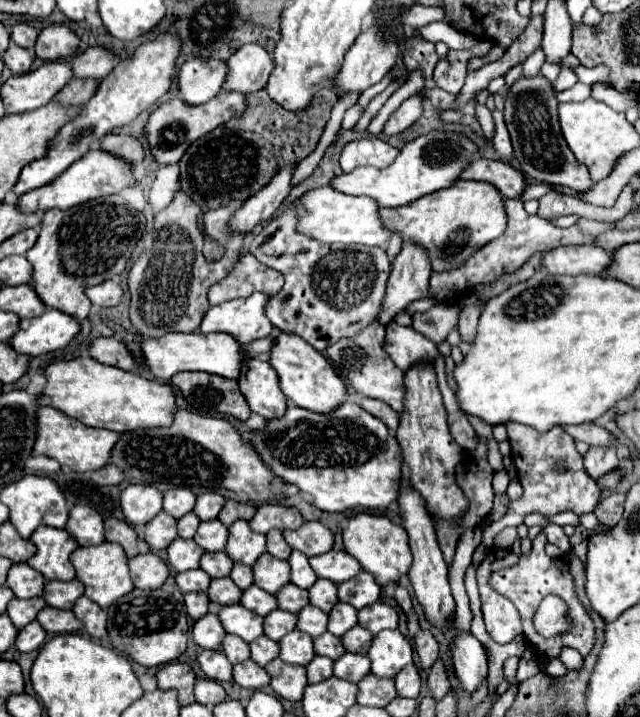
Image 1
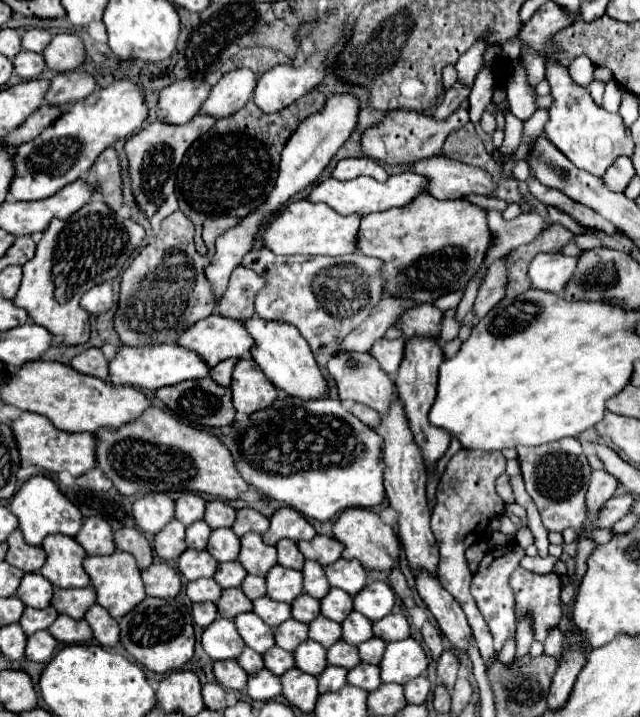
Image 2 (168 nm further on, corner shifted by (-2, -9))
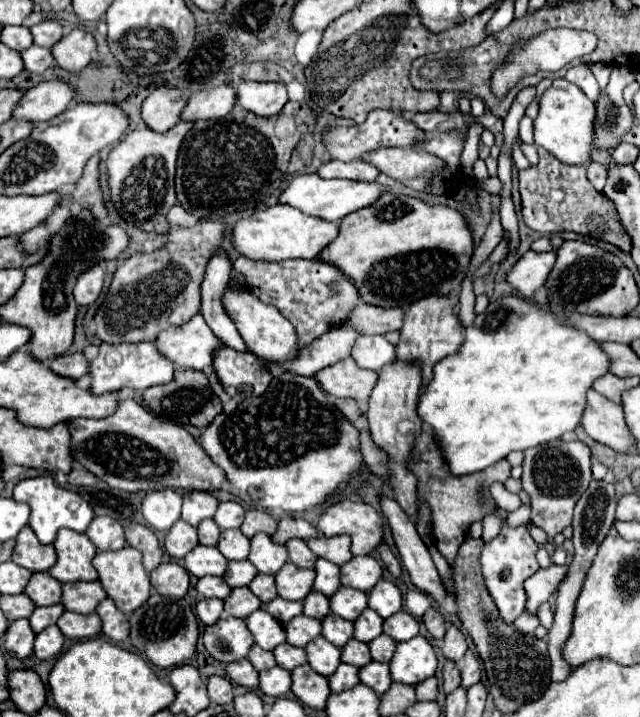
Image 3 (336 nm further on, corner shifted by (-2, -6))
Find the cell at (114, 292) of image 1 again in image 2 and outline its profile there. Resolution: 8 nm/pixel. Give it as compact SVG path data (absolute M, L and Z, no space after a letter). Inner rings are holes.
M100 283L92 289L88 289L82 299L80 299L82 309L86 309L92 315L100 315L104 311L108 311L114 305L114 297L112 297L112 285L110 283Z

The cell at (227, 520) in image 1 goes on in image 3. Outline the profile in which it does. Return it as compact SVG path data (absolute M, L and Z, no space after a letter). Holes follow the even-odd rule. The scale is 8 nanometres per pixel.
M248 510L246 516L244 516L244 522L240 526L242 534L252 538L254 534L258 532L264 532L264 534L274 534L276 530L276 520L264 512L264 510Z

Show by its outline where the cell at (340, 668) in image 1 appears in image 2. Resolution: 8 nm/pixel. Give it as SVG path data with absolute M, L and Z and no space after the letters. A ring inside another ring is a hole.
M360 663L348 671L348 683L366 691L376 691L382 685L380 667L370 663Z

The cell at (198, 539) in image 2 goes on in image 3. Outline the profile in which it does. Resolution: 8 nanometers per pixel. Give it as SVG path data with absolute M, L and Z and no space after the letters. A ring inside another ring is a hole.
M214 520L200 522L200 526L198 526L198 540L200 540L200 544L204 544L204 546L216 546L218 536L220 536L220 528L216 526Z

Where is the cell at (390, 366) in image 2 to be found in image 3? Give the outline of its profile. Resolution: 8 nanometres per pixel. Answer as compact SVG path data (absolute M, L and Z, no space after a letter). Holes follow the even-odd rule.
M364 336L358 338L352 348L352 358L362 368L382 370L388 362L396 360L396 346L392 346L384 336Z

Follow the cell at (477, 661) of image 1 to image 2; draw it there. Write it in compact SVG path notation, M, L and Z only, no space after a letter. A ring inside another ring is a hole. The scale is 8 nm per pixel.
M420 571L416 575L416 589L422 601L428 605L430 613L436 617L440 631L446 635L452 647L468 651L468 639L472 635L472 629L458 601L440 585L438 577L432 577L428 571Z

